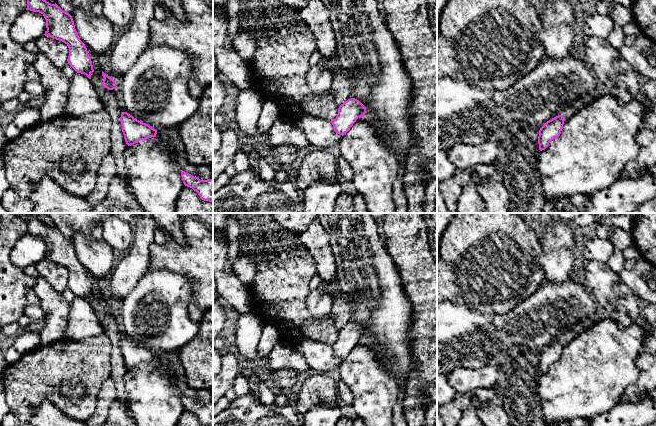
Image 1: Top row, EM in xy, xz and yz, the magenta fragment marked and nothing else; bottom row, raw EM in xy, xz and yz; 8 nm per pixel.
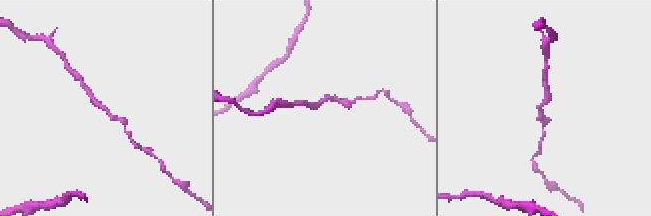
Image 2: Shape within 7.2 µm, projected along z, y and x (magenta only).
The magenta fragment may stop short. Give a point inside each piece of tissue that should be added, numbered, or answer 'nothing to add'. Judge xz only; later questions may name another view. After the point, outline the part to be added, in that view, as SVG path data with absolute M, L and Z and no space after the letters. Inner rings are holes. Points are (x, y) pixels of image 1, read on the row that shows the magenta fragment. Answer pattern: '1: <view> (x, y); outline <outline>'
nothing to add

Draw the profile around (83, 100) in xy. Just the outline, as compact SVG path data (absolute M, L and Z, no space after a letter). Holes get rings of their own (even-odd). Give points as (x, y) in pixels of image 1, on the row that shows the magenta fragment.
M76 73L70 79L69 95L64 114L72 117L87 117L104 109L104 105L90 79Z

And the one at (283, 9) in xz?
M282 3L278 4L278 8L279 8L279 13L282 13L288 16L292 16L292 17L298 16L298 12L296 10L286 7Z

